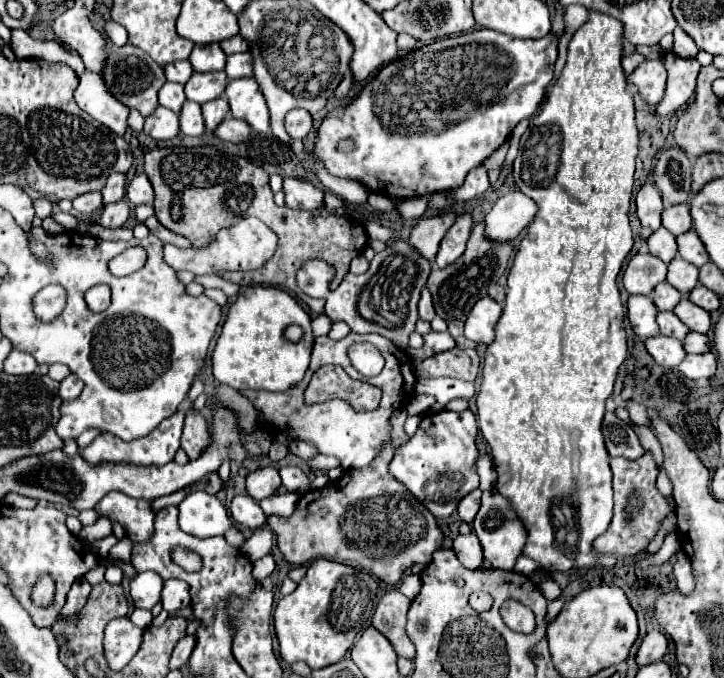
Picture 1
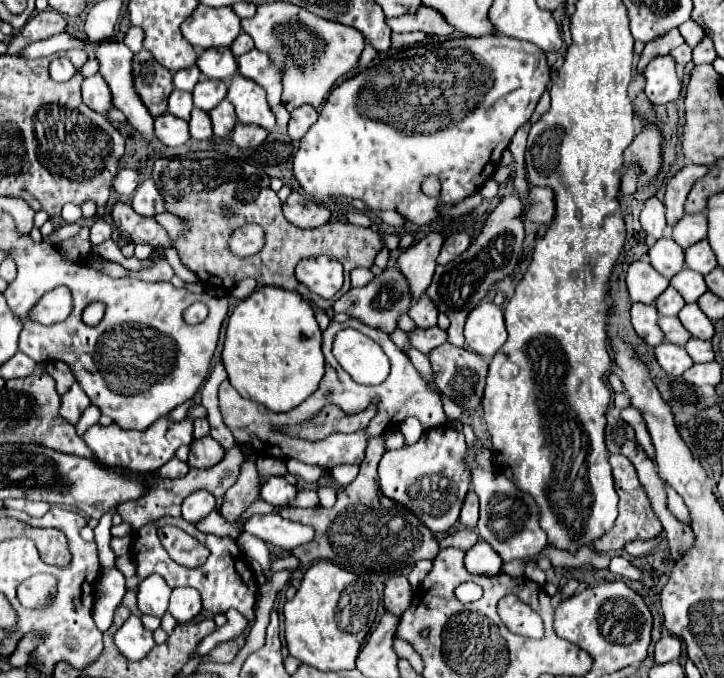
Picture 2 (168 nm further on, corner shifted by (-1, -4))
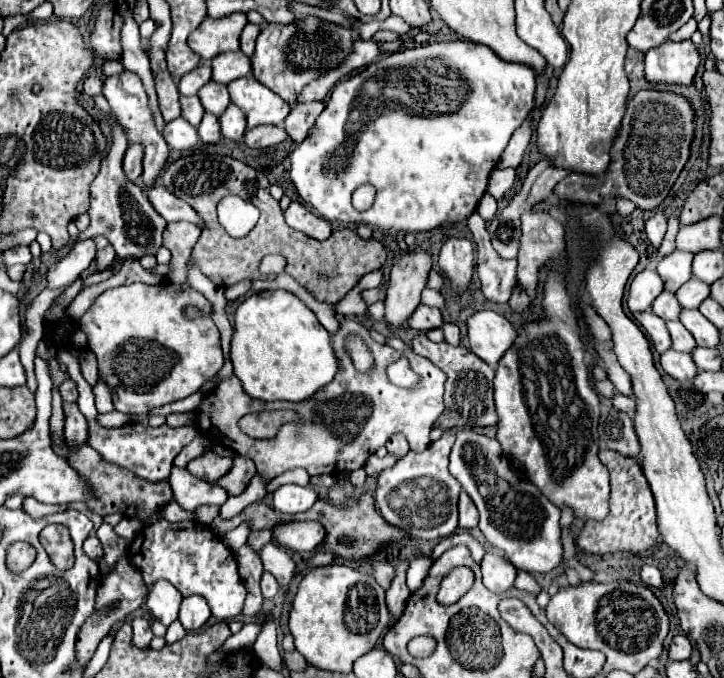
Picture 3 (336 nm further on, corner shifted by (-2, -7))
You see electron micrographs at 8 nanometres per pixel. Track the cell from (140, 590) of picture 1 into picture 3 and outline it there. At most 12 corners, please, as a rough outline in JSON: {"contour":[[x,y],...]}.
{"contour":[[158,580],[146,598],[150,614],[164,626],[178,618],[182,594]]}

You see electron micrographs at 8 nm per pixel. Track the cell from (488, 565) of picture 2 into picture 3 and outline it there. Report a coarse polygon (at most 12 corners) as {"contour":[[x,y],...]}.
{"contour":[[486,554],[484,584],[502,594],[512,588],[516,568],[498,554]]}

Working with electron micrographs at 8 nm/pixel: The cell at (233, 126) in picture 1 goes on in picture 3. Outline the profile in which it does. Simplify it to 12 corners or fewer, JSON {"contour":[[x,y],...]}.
{"contour":[[278,126],[246,130],[250,148],[268,148],[284,142],[288,132]]}

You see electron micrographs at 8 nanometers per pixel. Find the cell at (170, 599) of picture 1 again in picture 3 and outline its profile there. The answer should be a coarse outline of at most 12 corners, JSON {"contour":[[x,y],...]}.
{"contour":[[202,596],[184,598],[178,620],[186,630],[208,622],[208,602]]}

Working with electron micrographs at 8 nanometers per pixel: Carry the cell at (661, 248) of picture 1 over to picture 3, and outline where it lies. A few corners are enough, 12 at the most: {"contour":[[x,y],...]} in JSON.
{"contour":[[674,250],[658,262],[664,290],[692,278],[694,254]]}

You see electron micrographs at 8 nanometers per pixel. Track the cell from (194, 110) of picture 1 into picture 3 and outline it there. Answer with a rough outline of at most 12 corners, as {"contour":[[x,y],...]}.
{"contour":[[204,114],[198,134],[204,144],[222,138],[220,122],[214,114]]}

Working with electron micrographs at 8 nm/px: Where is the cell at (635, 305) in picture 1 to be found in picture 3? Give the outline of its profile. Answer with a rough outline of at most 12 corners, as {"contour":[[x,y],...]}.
{"contour":[[652,310],[636,312],[634,318],[652,338],[656,352],[672,344],[666,322]]}

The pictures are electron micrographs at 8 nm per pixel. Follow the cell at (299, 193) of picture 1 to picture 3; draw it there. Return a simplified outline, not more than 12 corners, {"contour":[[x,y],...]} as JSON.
{"contour":[[292,202],[284,212],[288,226],[310,238],[326,240],[332,224]]}

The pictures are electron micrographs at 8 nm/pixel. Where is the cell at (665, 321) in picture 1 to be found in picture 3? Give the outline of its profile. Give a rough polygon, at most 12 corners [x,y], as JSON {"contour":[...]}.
{"contour":[[676,320],[668,322],[672,348],[692,352],[694,336]]}

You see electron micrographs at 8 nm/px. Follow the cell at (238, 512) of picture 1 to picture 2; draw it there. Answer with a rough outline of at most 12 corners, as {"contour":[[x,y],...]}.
{"contour":[[251,515],[243,529],[267,543],[293,549],[313,529],[279,515]]}

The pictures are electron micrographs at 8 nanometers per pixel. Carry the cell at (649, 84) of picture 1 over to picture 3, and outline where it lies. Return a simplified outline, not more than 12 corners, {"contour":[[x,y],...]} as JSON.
{"contour":[[692,40],[648,50],[650,82],[690,84],[700,66]]}

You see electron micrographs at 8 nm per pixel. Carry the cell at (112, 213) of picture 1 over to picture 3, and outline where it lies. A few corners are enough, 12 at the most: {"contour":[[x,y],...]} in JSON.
{"contour":[[76,242],[48,268],[46,288],[70,286],[90,268],[96,248]]}

